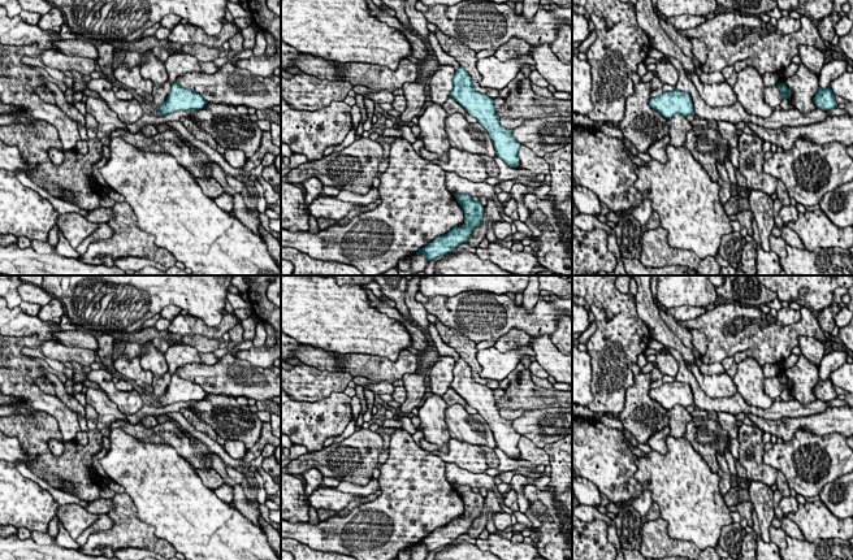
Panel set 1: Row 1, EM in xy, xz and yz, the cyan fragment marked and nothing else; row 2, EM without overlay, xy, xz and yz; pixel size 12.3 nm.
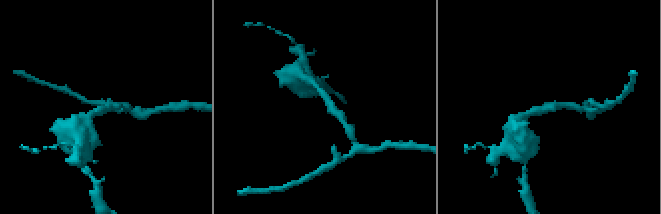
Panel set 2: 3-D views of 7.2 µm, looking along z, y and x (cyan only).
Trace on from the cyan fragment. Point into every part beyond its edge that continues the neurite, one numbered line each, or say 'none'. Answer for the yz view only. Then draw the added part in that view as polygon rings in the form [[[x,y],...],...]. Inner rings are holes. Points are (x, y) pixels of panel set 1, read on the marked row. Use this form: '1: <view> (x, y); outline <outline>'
none

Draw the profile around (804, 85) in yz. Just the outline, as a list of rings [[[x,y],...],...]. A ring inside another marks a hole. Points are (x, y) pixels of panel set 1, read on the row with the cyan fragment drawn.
[[[804,64],[798,65],[797,71],[792,77],[781,77],[779,83],[783,83],[791,91],[793,108],[801,113],[809,113],[817,109],[814,97],[819,90],[818,75],[811,73]]]

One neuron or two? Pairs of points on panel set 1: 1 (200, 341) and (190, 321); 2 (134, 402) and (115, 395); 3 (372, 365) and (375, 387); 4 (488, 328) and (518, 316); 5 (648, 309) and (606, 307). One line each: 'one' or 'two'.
1: two
2: one
3: two
4: one
5: two

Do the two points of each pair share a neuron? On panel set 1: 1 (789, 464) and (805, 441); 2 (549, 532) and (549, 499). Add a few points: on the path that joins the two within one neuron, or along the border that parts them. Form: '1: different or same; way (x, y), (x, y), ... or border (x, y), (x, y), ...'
1: same; way (789, 458), (789, 452), (799, 443)
2: same; way (554, 524), (553, 507)

